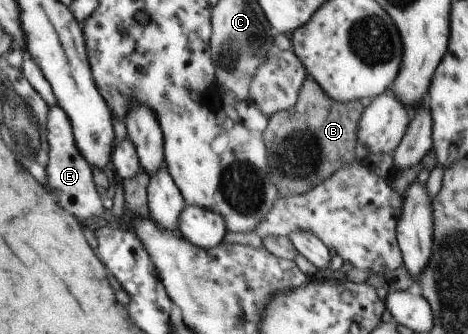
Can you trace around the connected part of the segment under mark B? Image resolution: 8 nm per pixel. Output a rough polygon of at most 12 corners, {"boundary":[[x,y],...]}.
{"boundary":[[307,76],[262,133],[279,197],[359,161],[360,100]]}

